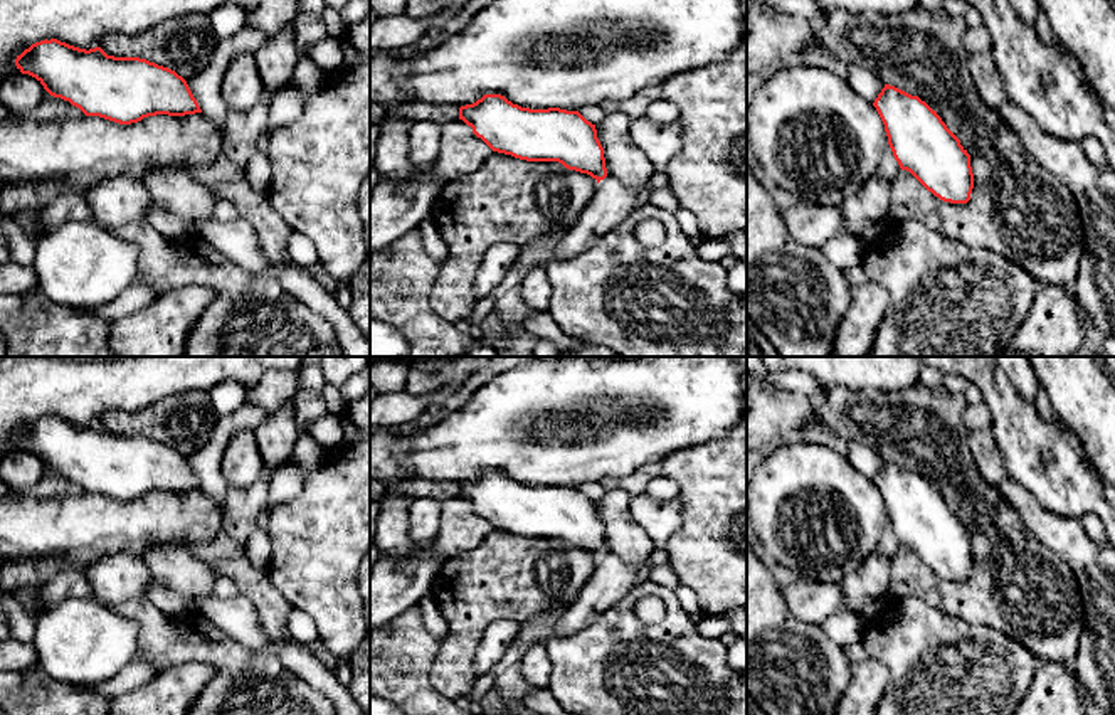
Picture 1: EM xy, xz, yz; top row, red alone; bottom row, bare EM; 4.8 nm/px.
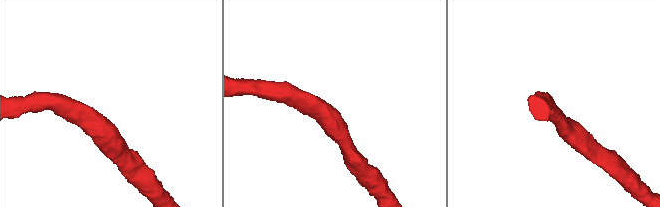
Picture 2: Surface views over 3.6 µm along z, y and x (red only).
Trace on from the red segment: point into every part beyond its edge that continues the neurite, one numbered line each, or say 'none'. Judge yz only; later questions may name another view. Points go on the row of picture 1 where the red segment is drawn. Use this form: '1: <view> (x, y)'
1: yz (813, 135)

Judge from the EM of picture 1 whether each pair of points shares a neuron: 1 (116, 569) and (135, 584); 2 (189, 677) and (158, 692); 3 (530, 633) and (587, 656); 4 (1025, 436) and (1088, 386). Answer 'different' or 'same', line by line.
1: same
2: same
3: different
4: different

